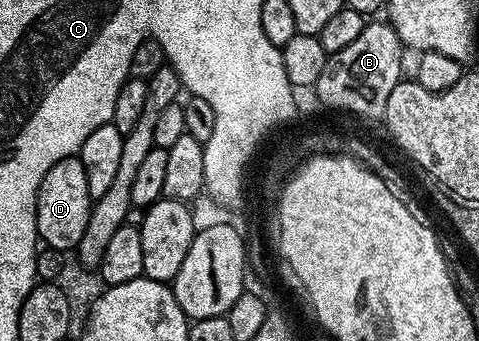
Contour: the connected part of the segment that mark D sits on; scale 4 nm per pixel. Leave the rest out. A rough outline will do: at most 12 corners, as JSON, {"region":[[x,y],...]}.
{"region":[[78,156],[45,171],[37,195],[44,246],[74,250],[93,199]]}

